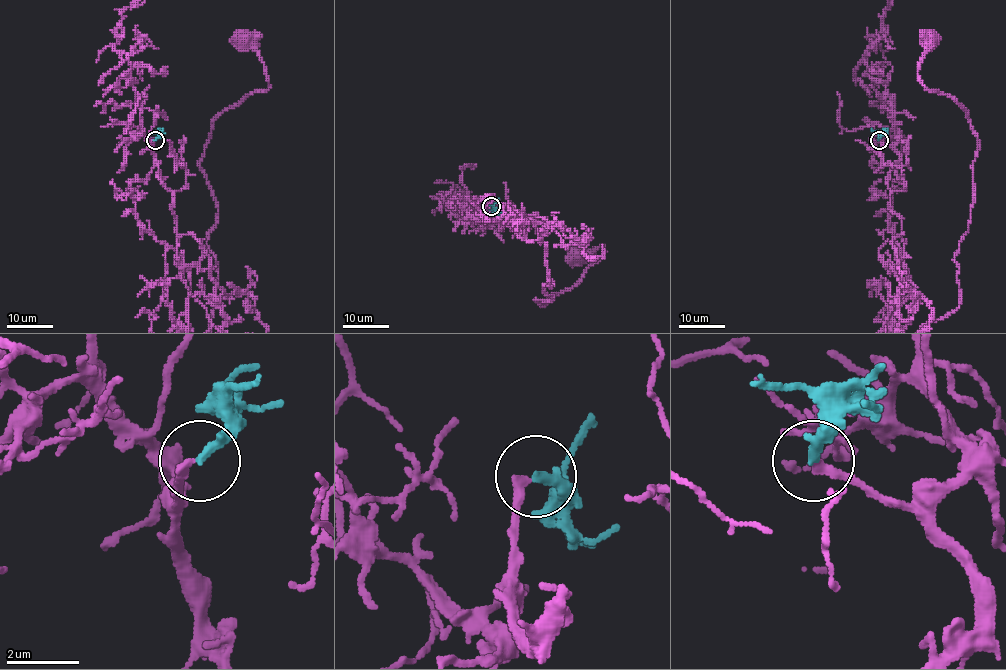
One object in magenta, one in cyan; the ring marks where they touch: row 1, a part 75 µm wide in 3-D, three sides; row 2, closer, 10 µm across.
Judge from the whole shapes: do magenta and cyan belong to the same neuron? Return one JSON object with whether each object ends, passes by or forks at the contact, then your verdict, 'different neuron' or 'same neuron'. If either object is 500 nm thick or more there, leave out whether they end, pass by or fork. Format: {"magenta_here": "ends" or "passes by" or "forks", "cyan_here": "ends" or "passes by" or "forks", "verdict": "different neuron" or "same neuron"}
{"magenta_here": "ends", "cyan_here": "ends", "verdict": "same neuron"}

